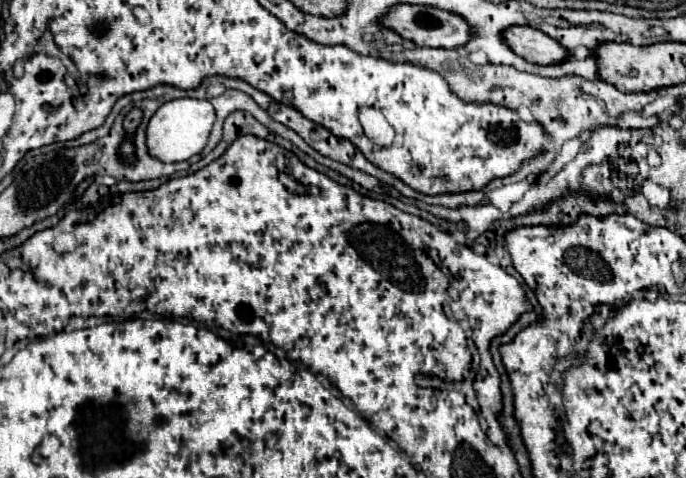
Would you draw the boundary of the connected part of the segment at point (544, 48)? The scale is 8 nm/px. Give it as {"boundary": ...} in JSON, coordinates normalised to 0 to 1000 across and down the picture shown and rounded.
{"boundary":[[[774,54],[739,59],[736,84],[748,100],[748,109],[754,109],[759,121],[777,134],[800,138],[800,134],[818,134],[821,126],[829,121],[827,100],[821,100],[812,84]]]}

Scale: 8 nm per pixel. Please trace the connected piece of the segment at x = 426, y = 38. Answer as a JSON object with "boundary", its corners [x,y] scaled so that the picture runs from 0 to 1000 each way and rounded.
{"boundary":[[[582,8],[567,21],[567,29],[558,38],[558,50],[564,59],[573,59],[587,79],[602,84],[608,96],[628,96],[628,100],[672,100],[687,84],[687,54],[681,42],[663,25],[652,25],[631,13],[599,13],[599,8]]]}

